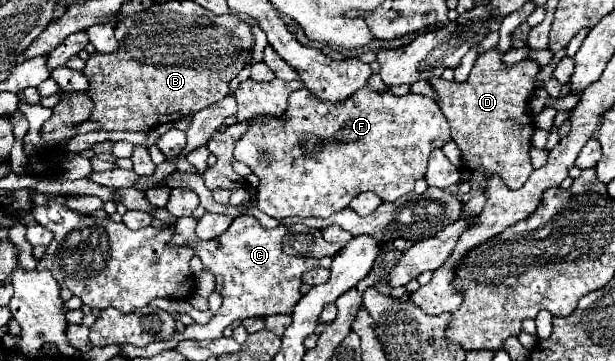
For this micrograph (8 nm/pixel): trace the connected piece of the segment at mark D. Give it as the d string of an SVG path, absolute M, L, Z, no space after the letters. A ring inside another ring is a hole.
M489 50L481 54L467 78L467 82L447 82L443 78L431 78L429 82L441 96L439 108L447 122L453 124L451 136L461 150L463 168L471 172L469 184L473 188L487 186L487 174L499 174L509 188L521 188L533 172L529 160L533 118L527 112L529 98L535 90L535 74L539 66L531 60L507 66L501 62L501 52ZM529 128L529 132L525 132Z

